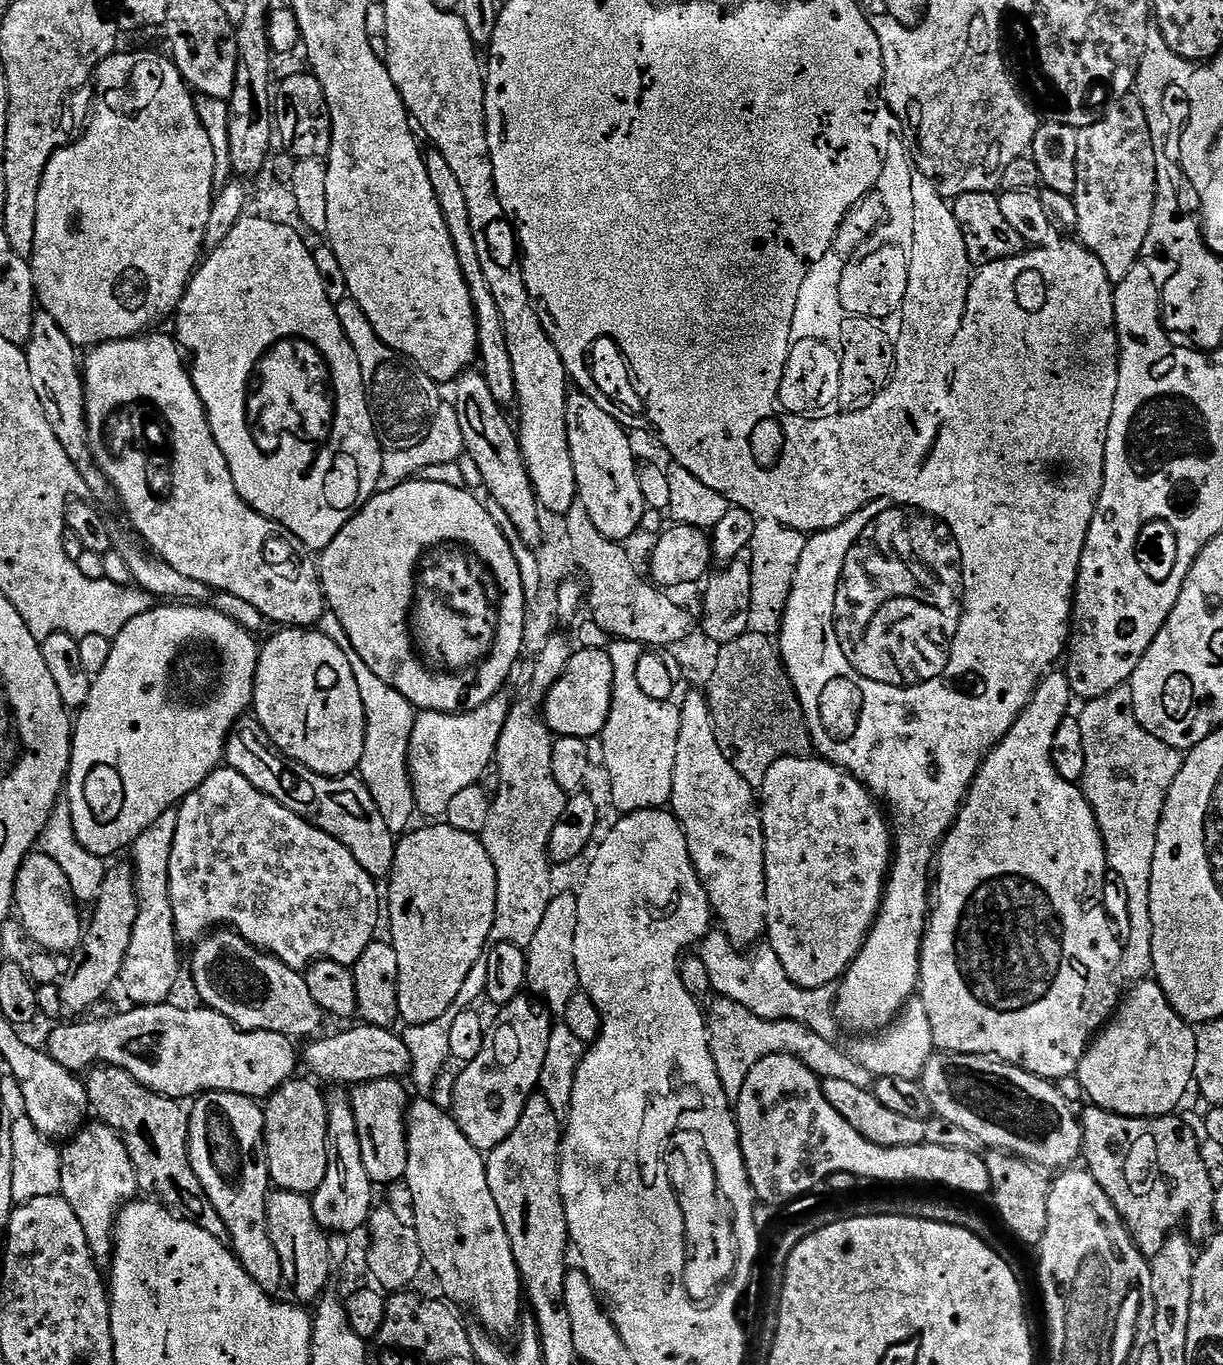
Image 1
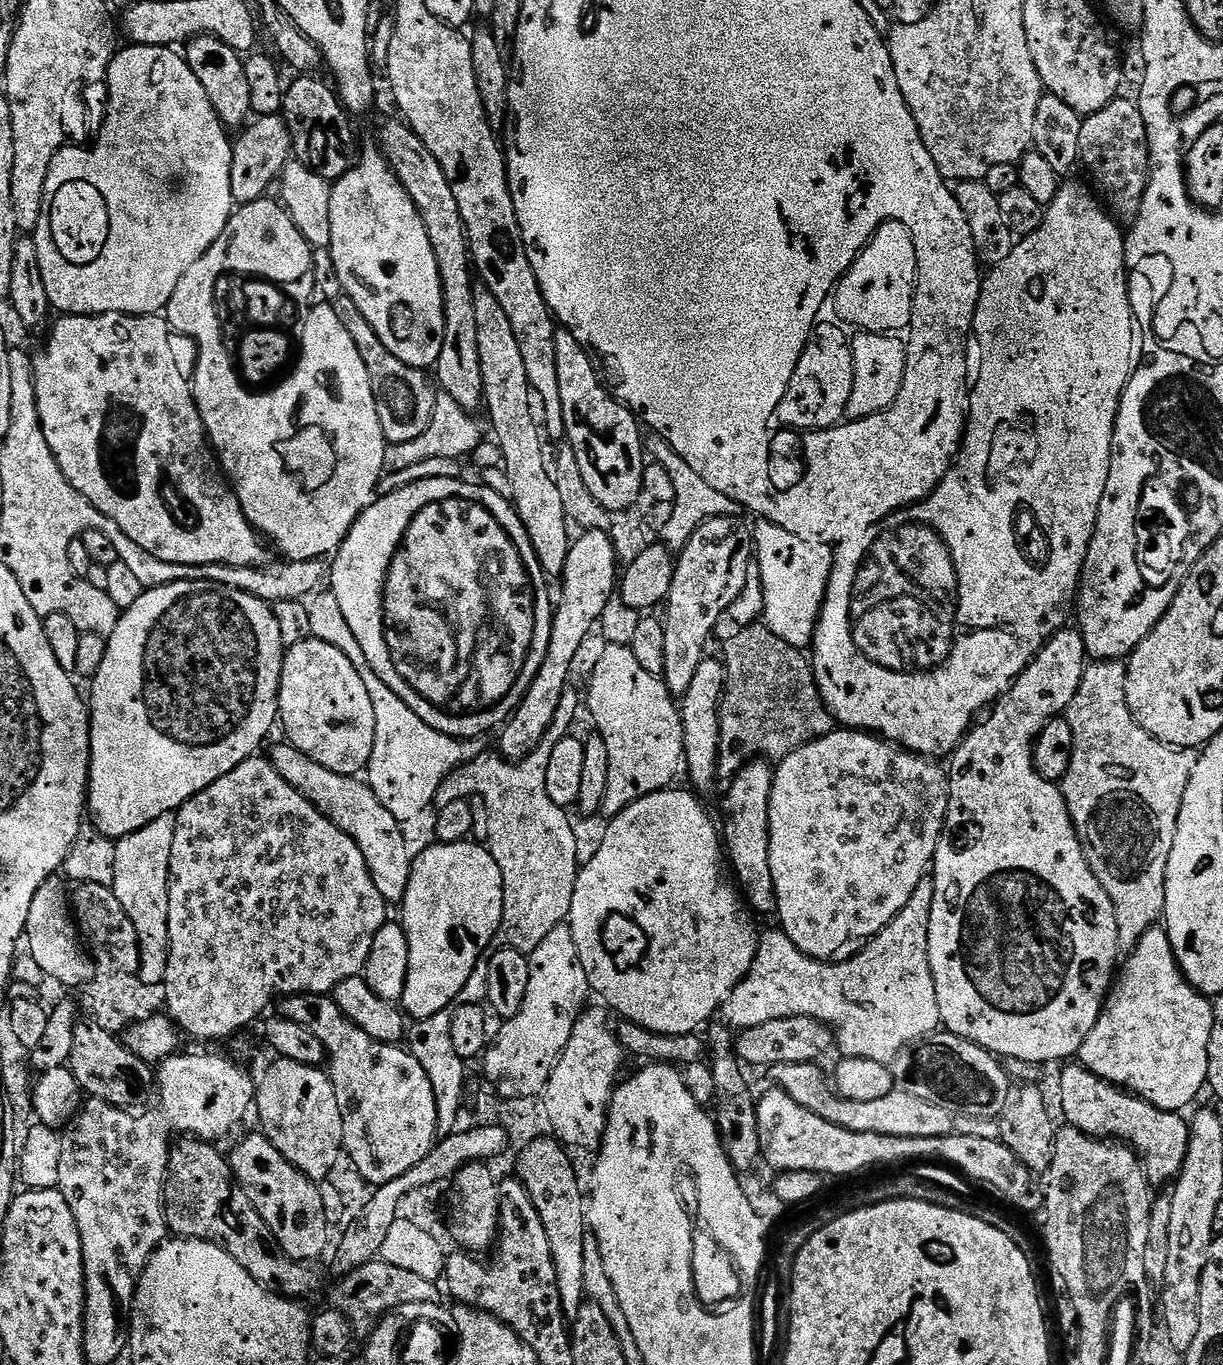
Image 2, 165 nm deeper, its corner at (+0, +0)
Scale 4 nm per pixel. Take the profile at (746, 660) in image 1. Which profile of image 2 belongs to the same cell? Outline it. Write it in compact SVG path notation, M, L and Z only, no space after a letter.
M760 622L741 627L736 633L737 636L729 638L722 653L728 682L724 686L724 699L720 701L721 753L779 762L811 740L833 731L834 721L820 696L809 657L801 649L782 642L782 638L778 638Z

